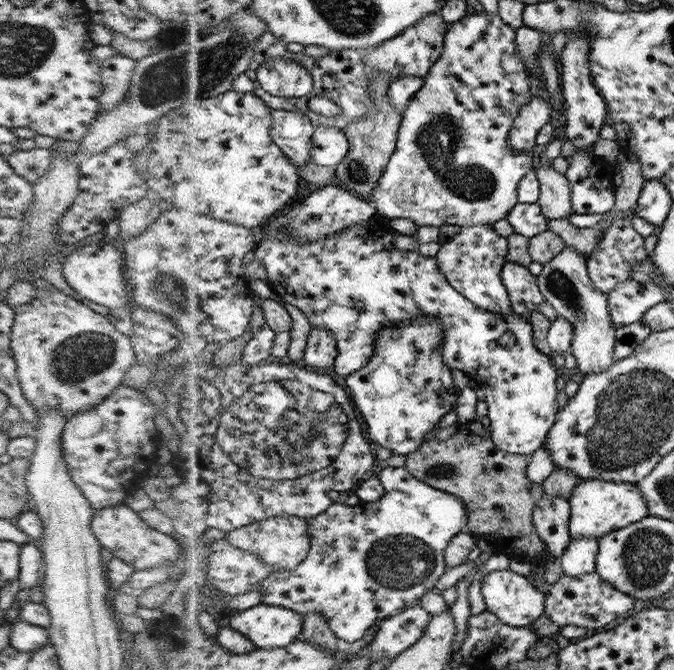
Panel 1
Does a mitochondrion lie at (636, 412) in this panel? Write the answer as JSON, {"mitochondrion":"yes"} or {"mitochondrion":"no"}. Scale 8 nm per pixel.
{"mitochondrion":"yes"}

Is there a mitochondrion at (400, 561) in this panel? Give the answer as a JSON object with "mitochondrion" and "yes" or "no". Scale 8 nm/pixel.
{"mitochondrion":"yes"}

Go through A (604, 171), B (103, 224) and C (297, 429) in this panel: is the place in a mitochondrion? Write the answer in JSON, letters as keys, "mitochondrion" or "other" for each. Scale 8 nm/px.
{"A":"other","B":"other","C":"mitochondrion"}

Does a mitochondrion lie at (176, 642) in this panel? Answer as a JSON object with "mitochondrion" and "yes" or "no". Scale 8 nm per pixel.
{"mitochondrion":"no"}

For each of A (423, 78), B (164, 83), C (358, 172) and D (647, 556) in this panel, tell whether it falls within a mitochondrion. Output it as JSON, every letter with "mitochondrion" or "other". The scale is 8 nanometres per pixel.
{"A":"other","B":"mitochondrion","C":"mitochondrion","D":"mitochondrion"}

